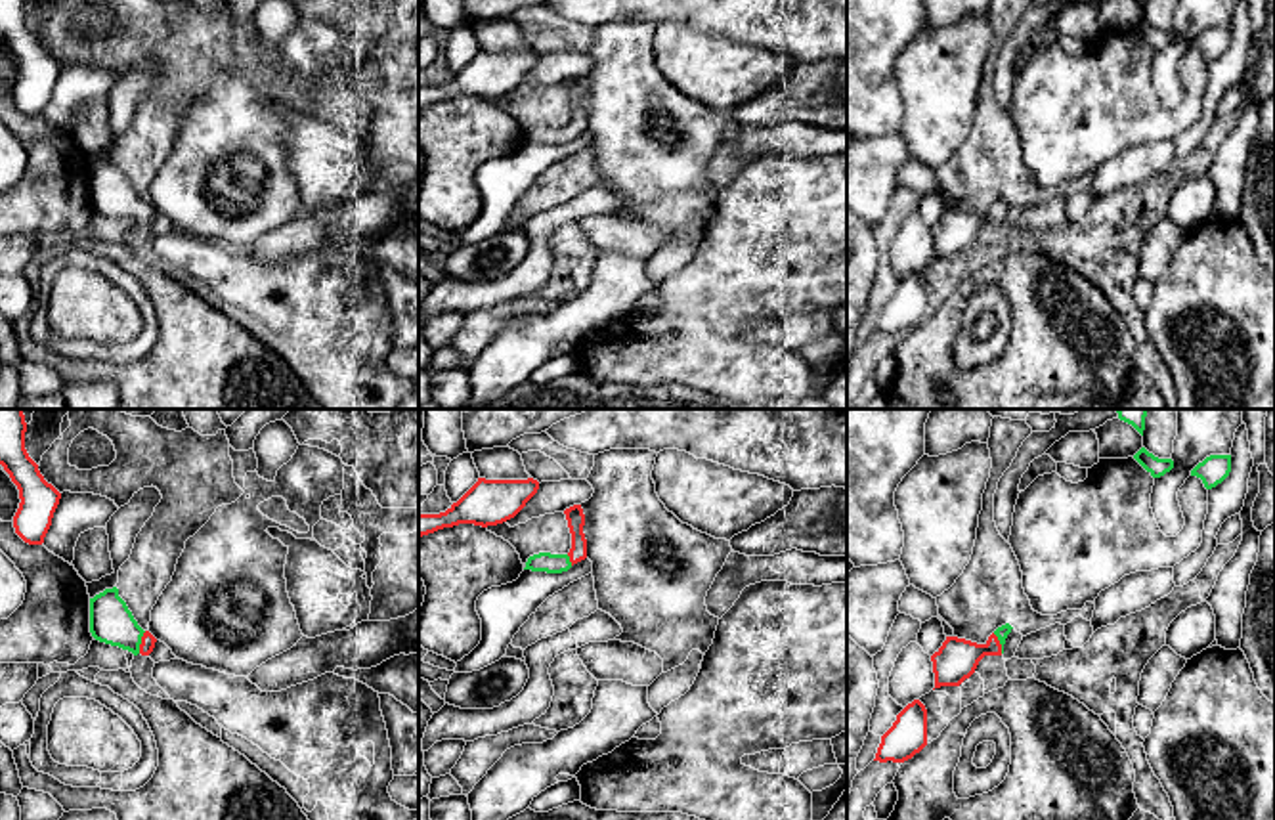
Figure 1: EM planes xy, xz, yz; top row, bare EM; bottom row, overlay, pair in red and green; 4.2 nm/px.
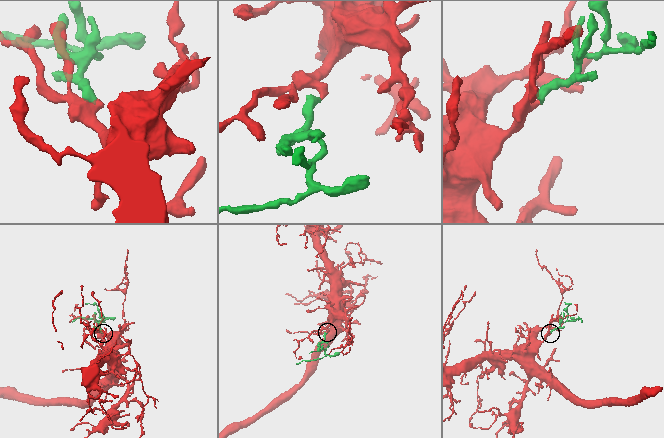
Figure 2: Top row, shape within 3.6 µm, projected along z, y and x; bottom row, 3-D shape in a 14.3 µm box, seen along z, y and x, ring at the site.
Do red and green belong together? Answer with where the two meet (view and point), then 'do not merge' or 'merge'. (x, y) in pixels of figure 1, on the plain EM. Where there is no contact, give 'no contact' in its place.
meets red in xy at (142, 215); merge

